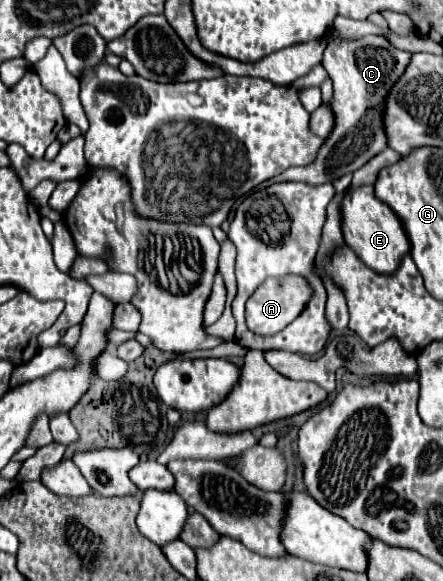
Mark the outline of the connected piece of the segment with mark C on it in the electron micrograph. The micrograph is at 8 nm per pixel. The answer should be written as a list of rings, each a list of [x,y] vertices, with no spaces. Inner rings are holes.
[[[365,36],[361,40],[333,40],[327,44],[323,54],[323,66],[333,80],[333,118],[335,126],[327,138],[337,138],[337,152],[329,150],[327,146],[317,152],[317,158],[307,166],[289,168],[277,178],[271,178],[245,196],[235,200],[228,221],[232,221],[238,206],[245,198],[257,190],[280,182],[305,182],[311,186],[329,184],[345,174],[353,174],[361,166],[365,166],[373,156],[387,148],[387,134],[385,134],[385,102],[395,86],[395,80],[403,76],[407,64],[411,62],[411,52],[399,50],[391,46],[383,36]]]

